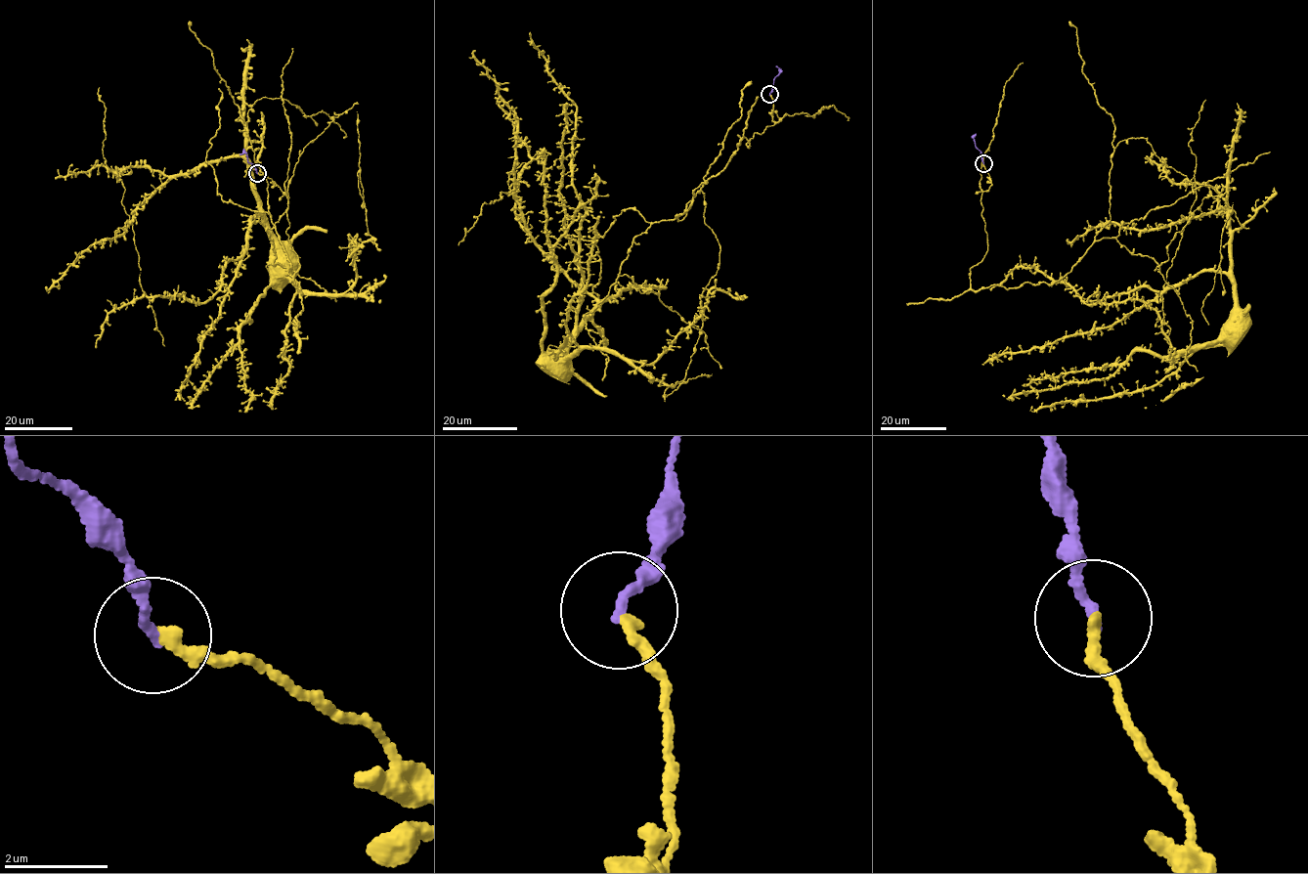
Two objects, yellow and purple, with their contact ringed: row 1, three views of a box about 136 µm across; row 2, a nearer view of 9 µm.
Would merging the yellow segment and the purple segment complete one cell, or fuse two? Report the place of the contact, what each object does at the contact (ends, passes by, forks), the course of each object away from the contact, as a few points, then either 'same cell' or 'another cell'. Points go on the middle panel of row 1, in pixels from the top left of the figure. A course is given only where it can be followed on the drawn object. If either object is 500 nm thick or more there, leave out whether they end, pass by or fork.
at (769, 94); yellow ends there; purple ends there; yellow runs (769, 94), (778, 121), (634, 240), (585, 314), (607, 359), (559, 356); purple runs (769, 94), (780, 71), (775, 66); same cell

